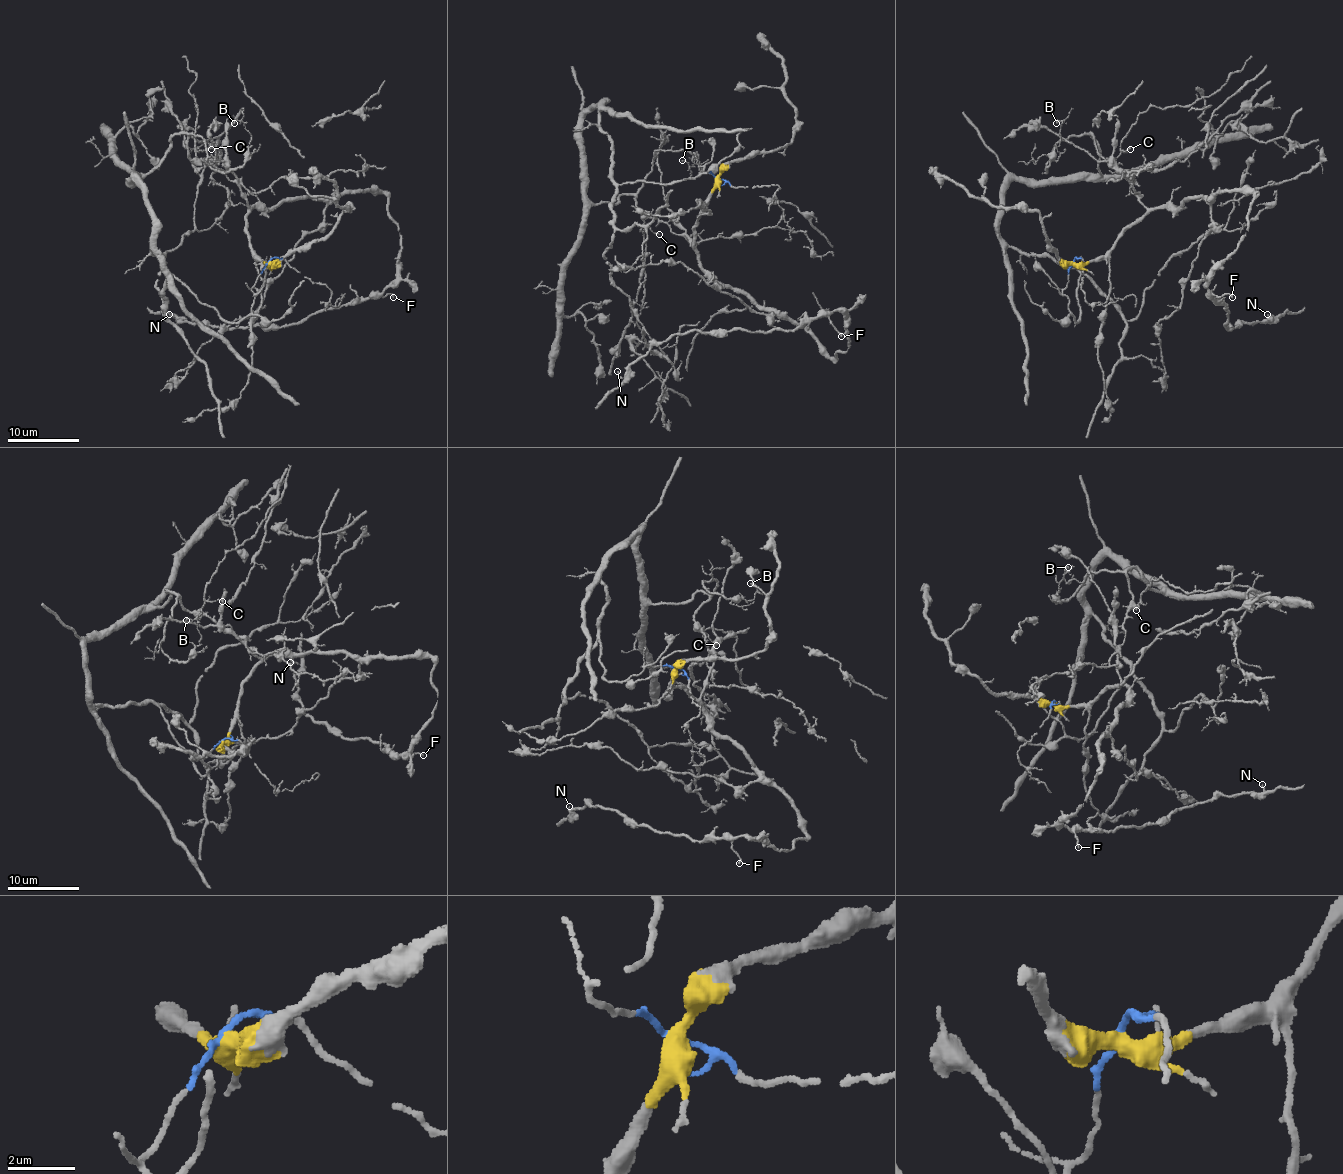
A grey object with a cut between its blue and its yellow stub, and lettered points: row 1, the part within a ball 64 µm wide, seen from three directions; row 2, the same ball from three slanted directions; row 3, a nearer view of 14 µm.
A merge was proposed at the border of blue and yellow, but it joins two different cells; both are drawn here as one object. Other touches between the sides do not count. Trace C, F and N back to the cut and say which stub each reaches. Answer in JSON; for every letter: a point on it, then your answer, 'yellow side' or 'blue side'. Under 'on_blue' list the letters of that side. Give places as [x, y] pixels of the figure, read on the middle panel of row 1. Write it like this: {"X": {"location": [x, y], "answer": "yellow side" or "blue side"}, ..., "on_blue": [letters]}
{"C": {"location": [659, 234], "answer": "blue side"}, "F": {"location": [841, 336], "answer": "yellow side"}, "N": {"location": [617, 371], "answer": "yellow side"}, "on_blue": ["C"]}

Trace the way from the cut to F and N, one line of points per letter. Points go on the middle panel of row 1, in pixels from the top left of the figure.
F: (717, 178), (694, 229), (701, 265), (783, 311), (831, 356), (849, 347), (847, 320), (833, 311), (842, 336)
N: (717, 178), (694, 229), (701, 265), (831, 356), (849, 347), (831, 311), (794, 329), (674, 333), (617, 370)

